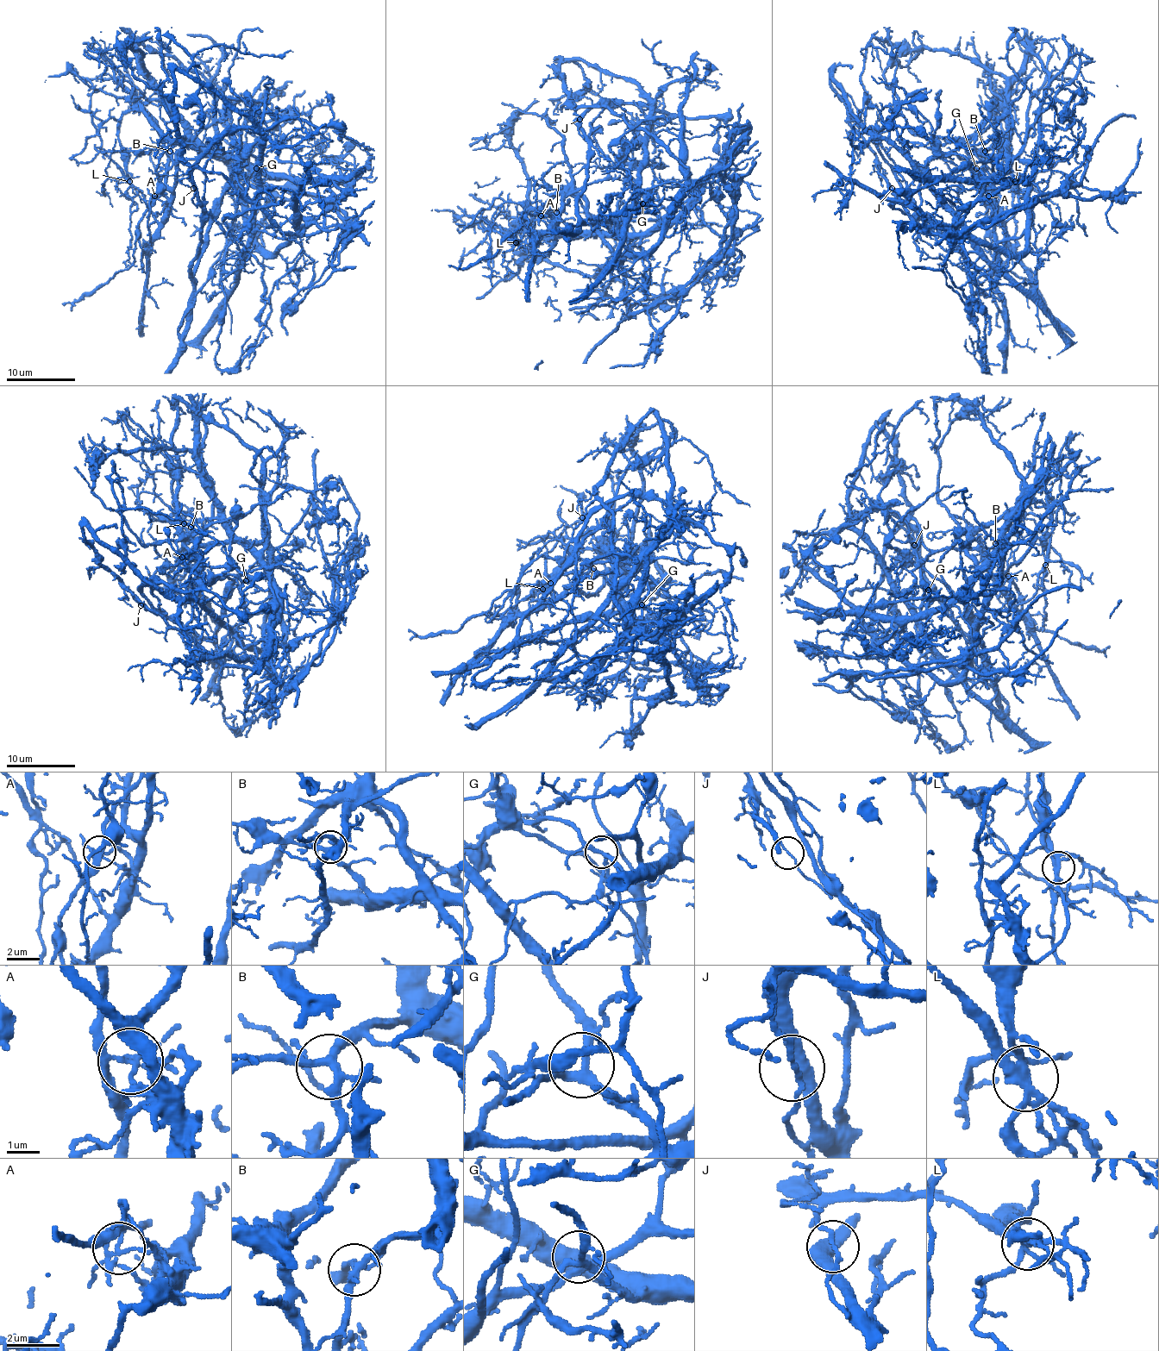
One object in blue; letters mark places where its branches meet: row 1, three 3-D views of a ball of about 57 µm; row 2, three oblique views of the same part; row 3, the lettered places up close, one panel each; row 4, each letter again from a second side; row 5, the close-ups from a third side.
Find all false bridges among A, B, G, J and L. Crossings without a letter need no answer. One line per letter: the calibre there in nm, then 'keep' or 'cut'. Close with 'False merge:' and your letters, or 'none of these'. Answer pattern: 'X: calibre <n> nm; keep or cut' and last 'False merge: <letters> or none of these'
A: calibre 180 nm; cut
B: calibre 280 nm; keep
G: calibre 240 nm; keep
J: calibre 110 nm; cut
L: calibre 280 nm; cut
False merge: A, J, L

